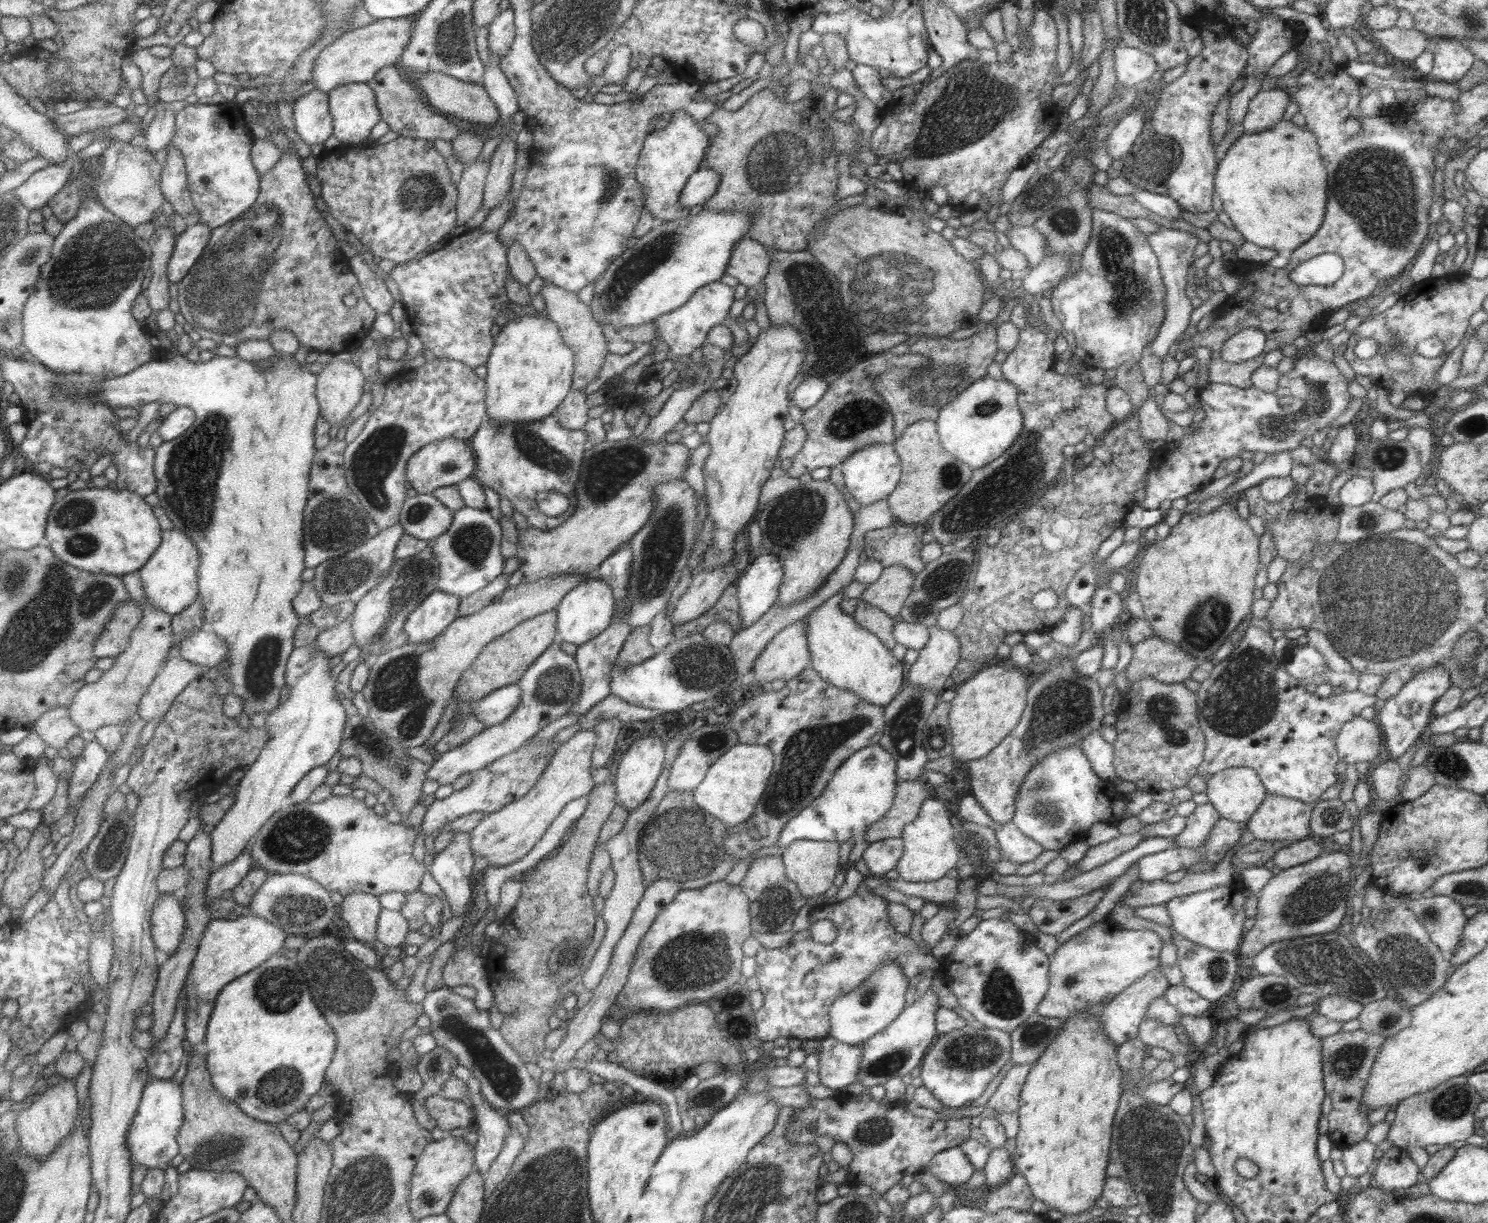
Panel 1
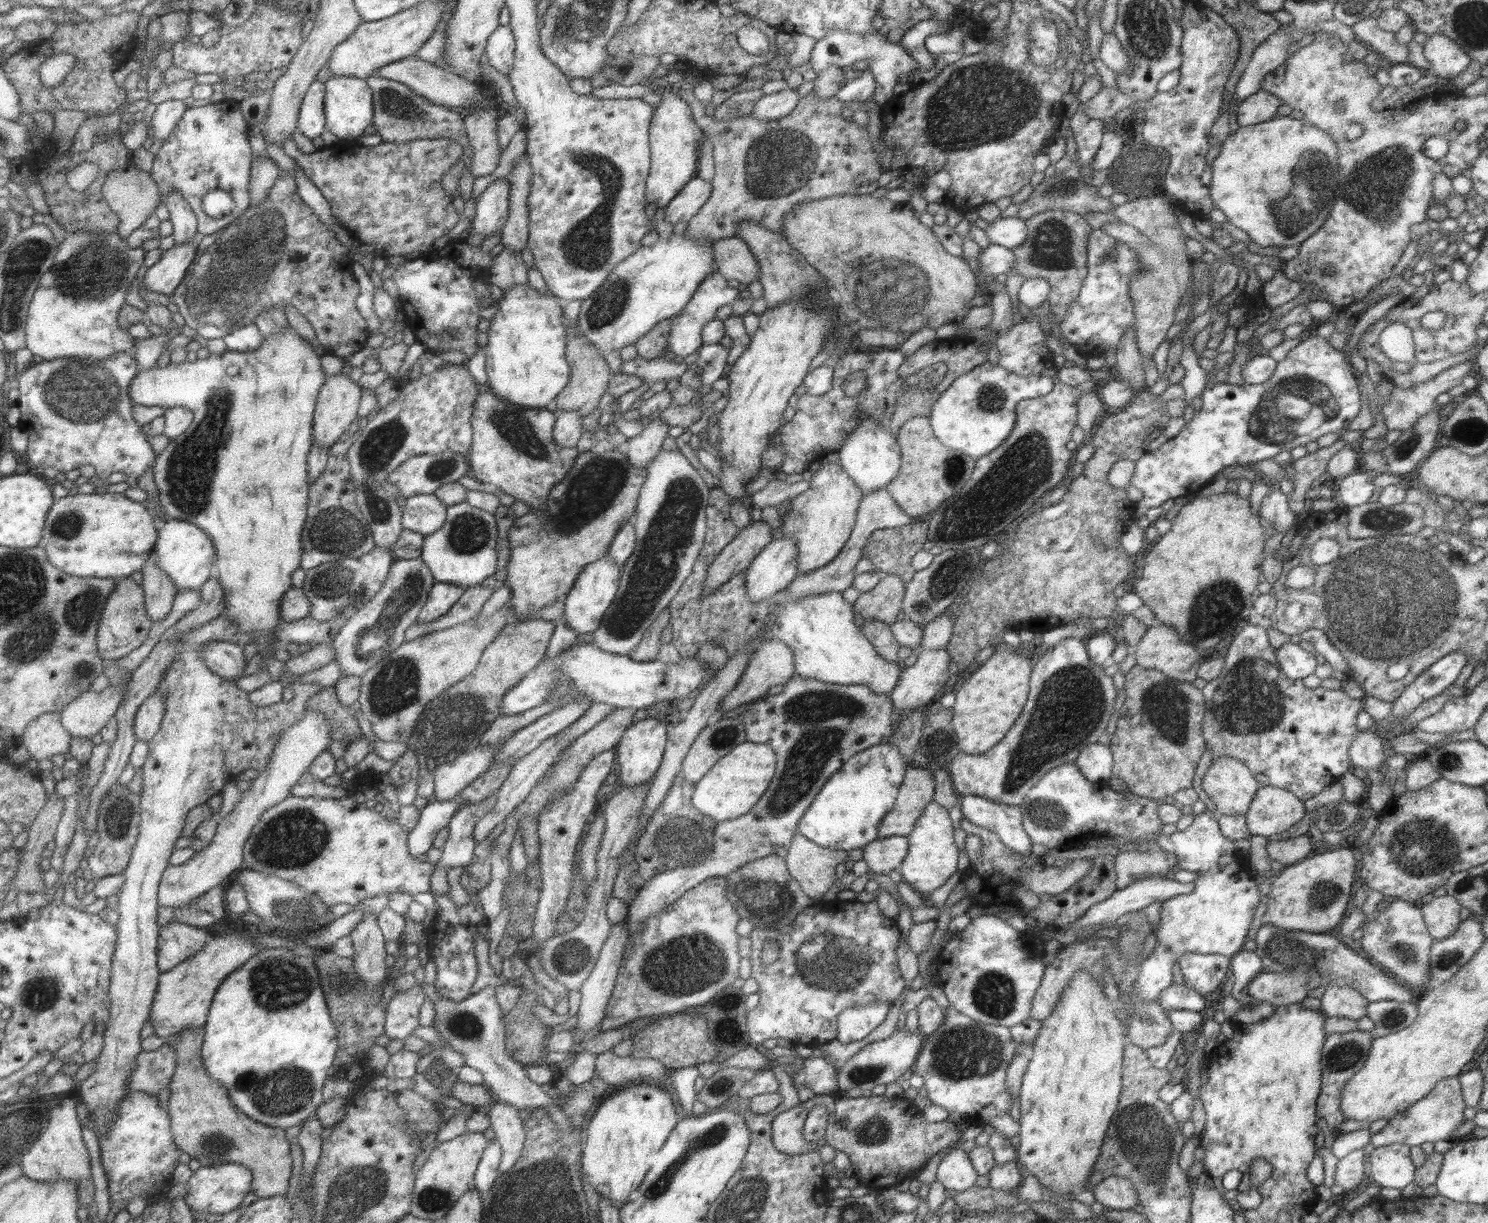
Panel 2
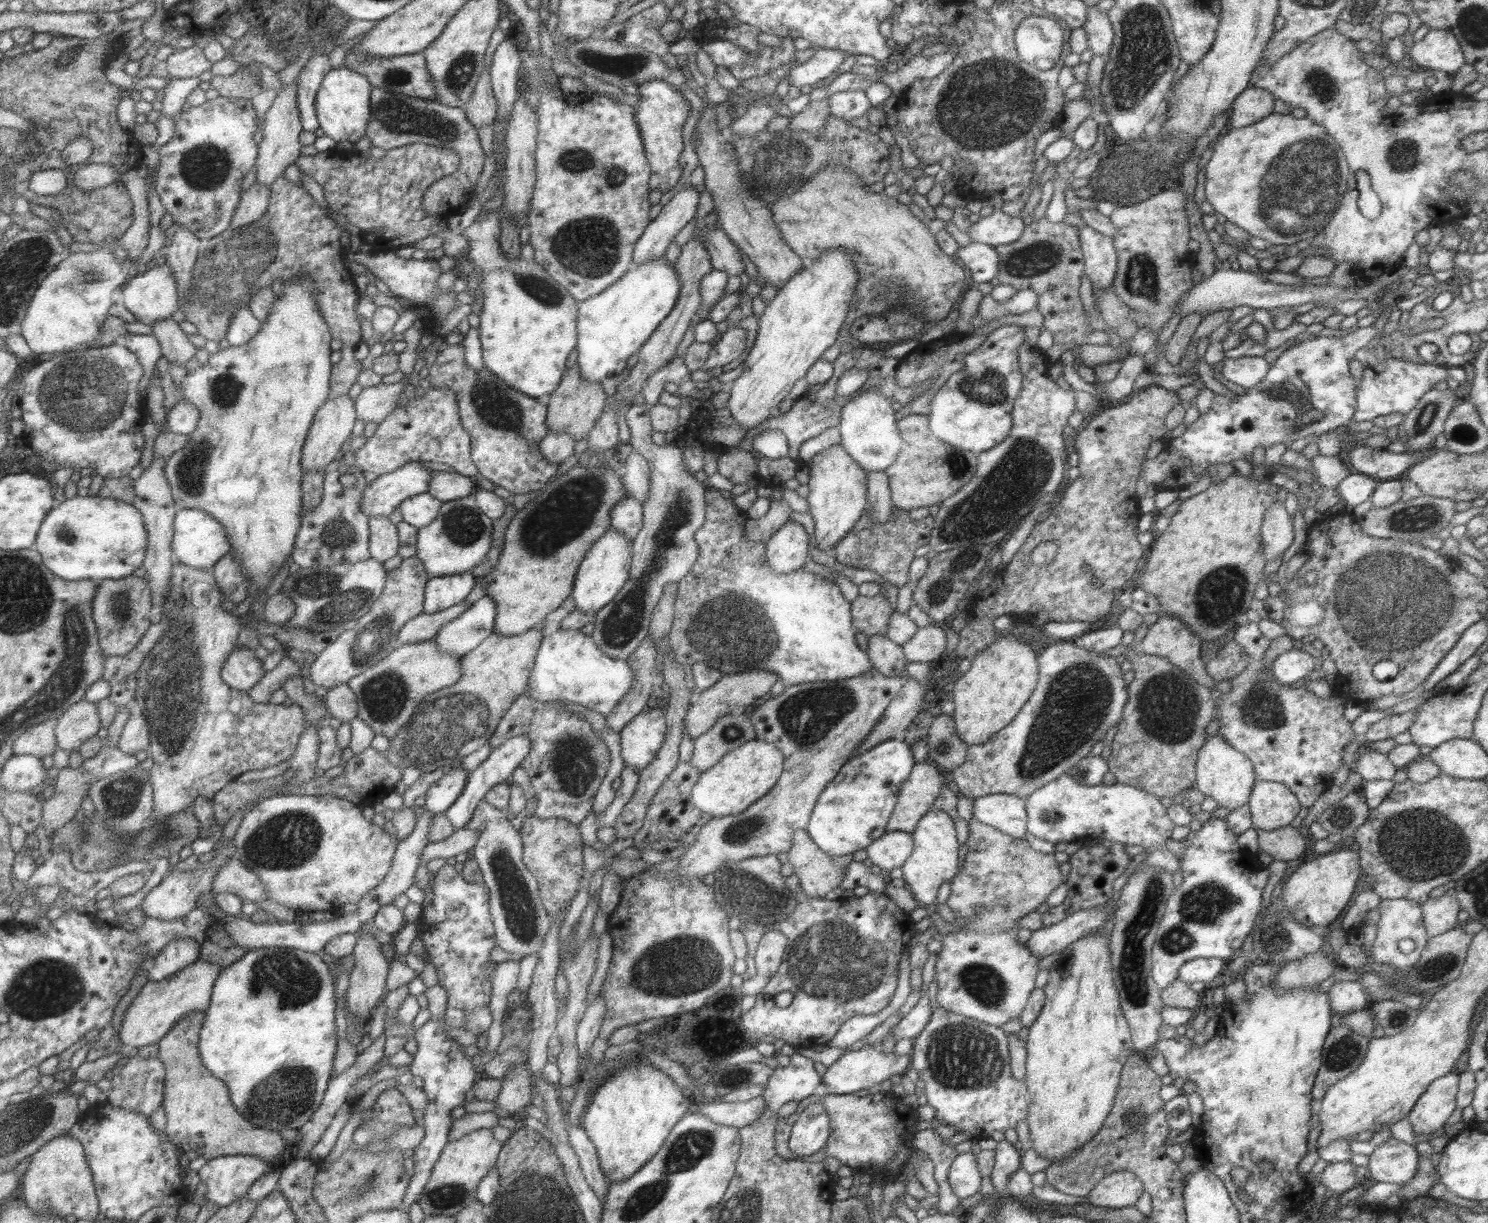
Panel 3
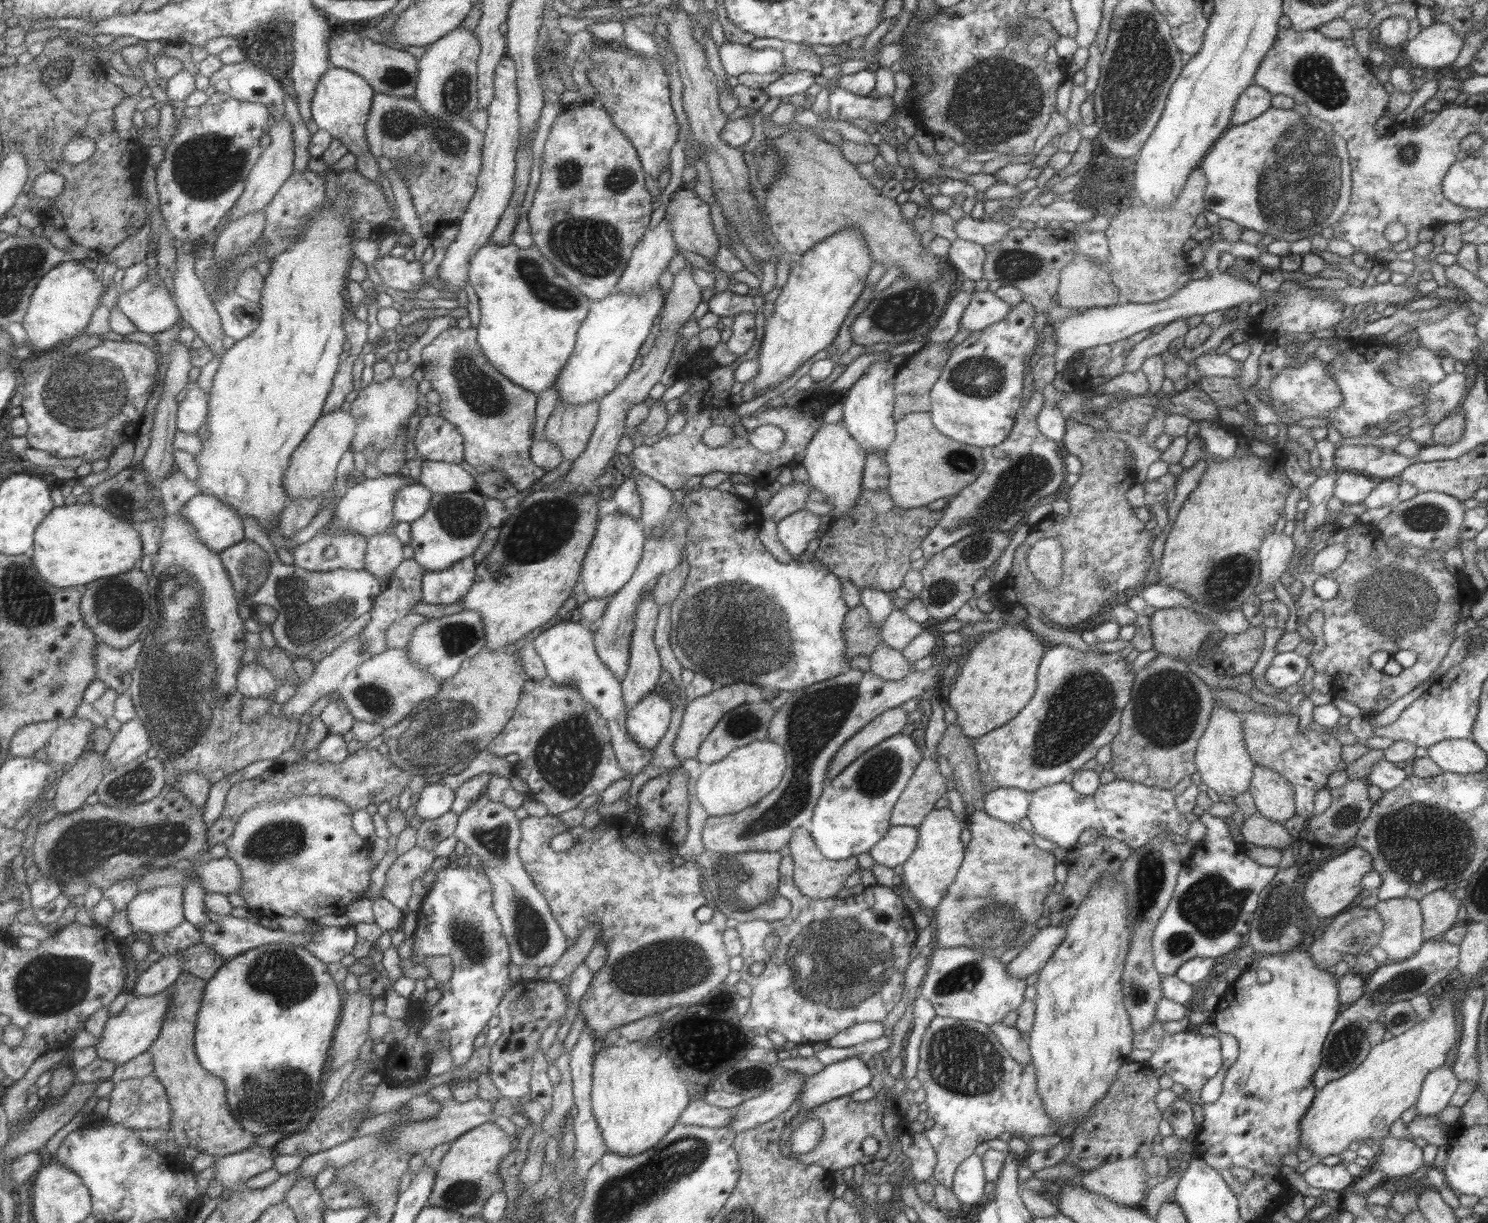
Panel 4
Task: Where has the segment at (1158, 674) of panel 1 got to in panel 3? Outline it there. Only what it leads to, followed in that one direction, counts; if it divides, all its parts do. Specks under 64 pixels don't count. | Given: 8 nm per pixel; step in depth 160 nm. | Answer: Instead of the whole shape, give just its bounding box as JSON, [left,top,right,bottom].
[1137,614,1216,688]

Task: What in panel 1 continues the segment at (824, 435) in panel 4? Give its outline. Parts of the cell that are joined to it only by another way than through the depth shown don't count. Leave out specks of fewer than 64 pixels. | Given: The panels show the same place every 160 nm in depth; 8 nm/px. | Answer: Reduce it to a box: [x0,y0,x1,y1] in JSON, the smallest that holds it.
[756,478,853,606]

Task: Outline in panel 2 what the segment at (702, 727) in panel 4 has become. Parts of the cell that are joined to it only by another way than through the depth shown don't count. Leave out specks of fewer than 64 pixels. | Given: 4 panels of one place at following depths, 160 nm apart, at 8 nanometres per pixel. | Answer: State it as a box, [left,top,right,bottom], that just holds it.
[717,640,793,713]

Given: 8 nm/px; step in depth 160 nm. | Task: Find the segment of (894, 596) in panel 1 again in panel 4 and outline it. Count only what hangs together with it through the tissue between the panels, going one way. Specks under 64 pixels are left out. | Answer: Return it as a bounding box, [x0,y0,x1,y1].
[842,606,881,659]

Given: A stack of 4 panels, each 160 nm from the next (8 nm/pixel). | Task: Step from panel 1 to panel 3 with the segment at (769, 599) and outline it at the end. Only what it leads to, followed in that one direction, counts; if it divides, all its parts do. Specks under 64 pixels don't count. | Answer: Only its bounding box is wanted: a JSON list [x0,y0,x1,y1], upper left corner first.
[765,518,809,574]

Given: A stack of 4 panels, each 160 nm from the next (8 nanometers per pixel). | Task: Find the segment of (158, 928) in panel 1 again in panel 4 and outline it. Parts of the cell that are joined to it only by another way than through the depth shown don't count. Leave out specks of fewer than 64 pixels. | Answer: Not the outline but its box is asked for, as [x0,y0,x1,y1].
[133,954,184,996]

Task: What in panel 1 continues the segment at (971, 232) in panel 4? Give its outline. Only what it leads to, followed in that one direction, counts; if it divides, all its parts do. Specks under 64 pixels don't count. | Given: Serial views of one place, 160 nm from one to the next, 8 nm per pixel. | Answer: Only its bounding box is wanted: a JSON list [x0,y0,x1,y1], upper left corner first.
[1005,225,1045,271]

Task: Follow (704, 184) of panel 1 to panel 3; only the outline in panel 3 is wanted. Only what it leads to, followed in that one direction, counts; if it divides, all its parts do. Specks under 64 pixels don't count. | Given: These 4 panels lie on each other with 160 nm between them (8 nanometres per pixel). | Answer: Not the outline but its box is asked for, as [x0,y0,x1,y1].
[634,186,699,264]

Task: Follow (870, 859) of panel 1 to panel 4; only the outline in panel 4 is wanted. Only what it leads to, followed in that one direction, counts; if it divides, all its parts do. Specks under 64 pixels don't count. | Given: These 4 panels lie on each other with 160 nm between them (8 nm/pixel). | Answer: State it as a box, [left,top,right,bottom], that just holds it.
[868,825,917,868]

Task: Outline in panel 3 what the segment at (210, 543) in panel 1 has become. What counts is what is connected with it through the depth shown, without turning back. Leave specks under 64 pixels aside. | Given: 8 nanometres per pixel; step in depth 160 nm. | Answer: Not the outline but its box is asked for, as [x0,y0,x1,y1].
[165,277,334,600]

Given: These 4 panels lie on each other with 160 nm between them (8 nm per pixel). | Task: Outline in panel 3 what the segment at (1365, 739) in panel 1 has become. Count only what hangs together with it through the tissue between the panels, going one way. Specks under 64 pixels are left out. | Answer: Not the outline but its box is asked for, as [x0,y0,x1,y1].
[1353,749,1397,781]

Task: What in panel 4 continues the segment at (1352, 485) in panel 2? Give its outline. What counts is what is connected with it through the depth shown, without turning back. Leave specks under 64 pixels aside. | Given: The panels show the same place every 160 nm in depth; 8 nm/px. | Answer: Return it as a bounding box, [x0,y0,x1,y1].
[1332,471,1377,505]

